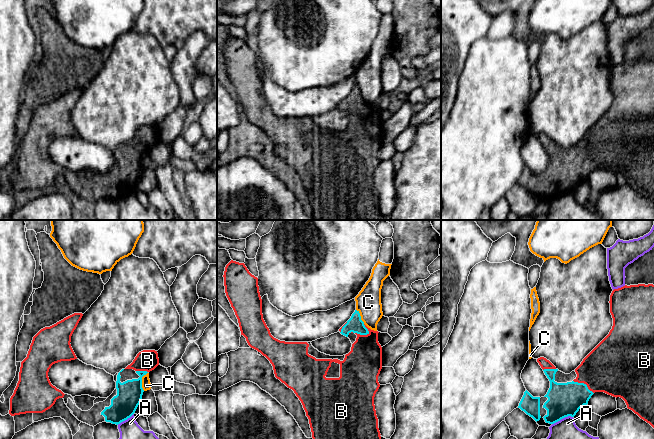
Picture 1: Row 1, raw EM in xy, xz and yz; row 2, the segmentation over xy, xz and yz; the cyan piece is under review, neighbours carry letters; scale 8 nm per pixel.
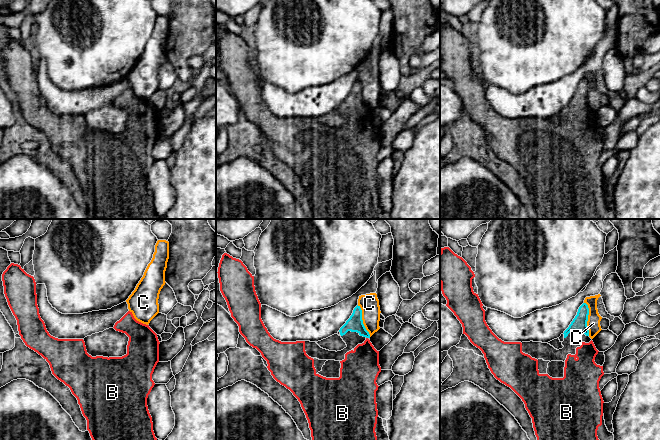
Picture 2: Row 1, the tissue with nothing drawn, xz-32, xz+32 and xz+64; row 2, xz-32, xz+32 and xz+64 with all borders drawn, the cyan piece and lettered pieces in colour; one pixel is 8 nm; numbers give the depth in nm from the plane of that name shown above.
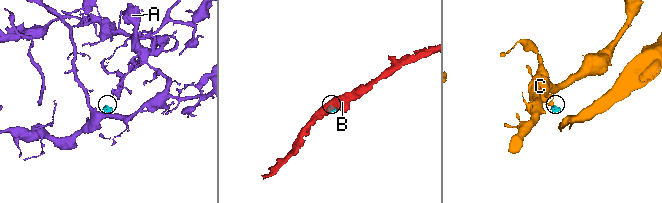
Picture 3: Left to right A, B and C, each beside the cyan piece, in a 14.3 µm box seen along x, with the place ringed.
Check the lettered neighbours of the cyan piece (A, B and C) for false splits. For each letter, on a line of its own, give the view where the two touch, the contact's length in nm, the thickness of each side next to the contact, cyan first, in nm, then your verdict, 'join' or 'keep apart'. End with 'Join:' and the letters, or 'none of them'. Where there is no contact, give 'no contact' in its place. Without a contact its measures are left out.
A: contact in yz; length 180 nm; calibres 280 and 160 nm; keep apart
B: contact in xz; length 120 nm; calibres 120 and 300 nm; join
C: contact in xy; length 160 nm; calibres 200 and 80 nm; keep apart
Join: B

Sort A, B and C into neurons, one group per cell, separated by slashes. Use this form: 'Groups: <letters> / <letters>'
Groups: A / B / C

